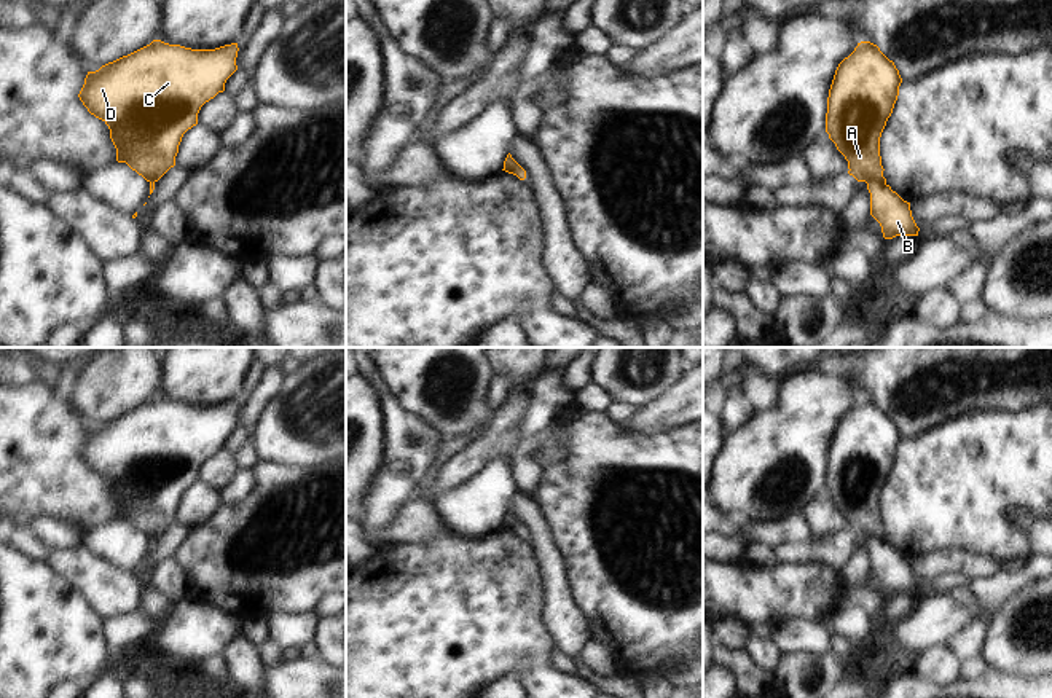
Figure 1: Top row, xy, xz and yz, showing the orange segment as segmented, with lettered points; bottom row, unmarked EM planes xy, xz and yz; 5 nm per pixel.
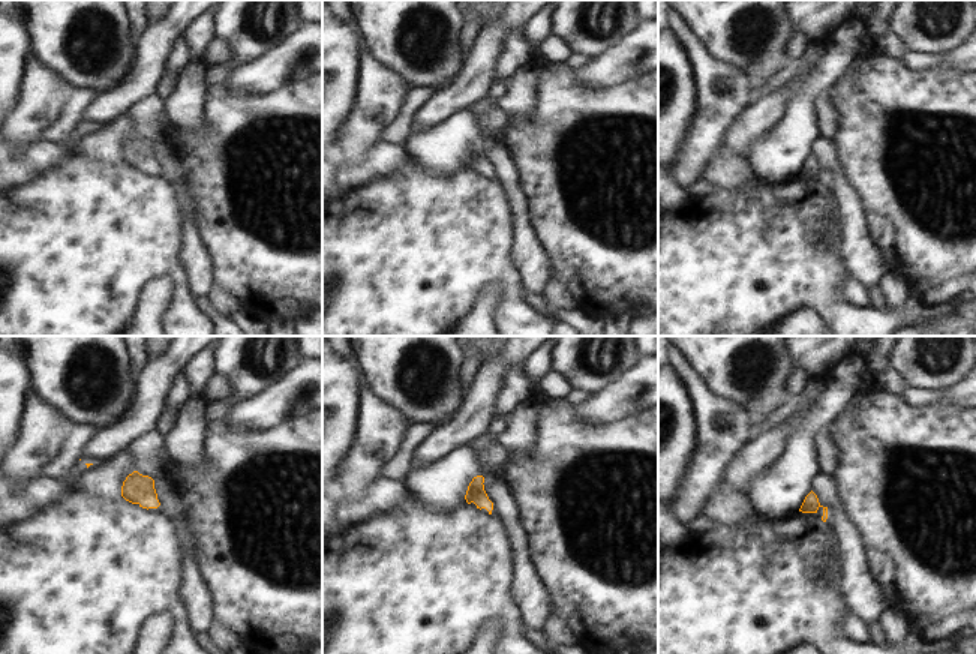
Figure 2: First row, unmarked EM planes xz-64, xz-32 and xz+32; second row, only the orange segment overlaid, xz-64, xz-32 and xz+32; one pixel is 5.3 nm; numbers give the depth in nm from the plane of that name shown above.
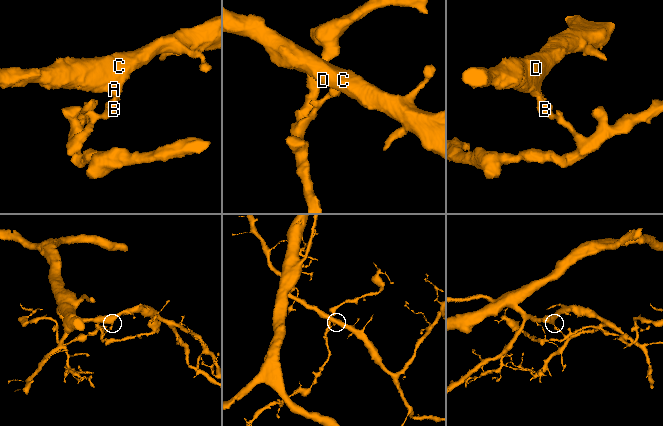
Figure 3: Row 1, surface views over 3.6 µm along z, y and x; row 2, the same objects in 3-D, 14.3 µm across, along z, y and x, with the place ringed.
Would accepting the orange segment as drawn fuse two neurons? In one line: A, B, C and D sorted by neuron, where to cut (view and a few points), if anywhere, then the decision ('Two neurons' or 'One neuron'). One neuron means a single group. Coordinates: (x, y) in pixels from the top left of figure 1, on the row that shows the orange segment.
Groups: A C D / B. Split along yz (885, 182), (867, 184). Two neurons

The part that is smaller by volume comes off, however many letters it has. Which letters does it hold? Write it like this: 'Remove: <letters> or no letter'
Remove: B

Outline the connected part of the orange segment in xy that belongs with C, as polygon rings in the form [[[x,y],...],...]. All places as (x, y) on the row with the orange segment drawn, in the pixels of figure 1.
[[[153,40],[96,72],[88,72],[78,97],[91,115],[108,126],[116,161],[155,183],[175,166],[182,137],[198,124],[201,107],[225,91],[226,80],[237,70],[237,51],[237,43],[191,49]]]

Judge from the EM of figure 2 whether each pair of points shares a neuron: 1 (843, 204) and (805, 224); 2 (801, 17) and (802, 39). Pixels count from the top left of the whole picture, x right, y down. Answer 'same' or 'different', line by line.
1: different
2: different

